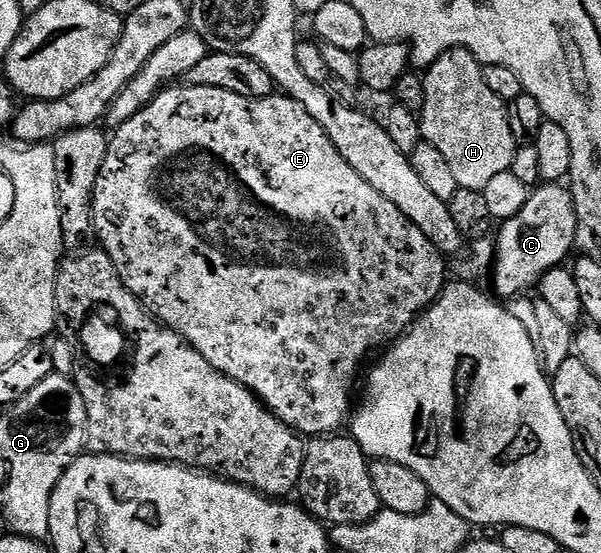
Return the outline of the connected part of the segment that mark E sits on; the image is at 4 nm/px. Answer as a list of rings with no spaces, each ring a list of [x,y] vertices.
[[[174,84],[160,91],[147,106],[143,106],[140,112],[136,112],[136,116],[132,116],[132,120],[128,120],[123,126],[117,127],[113,131],[108,156],[104,160],[104,168],[100,170],[100,180],[96,184],[94,193],[94,233],[97,245],[105,250],[112,260],[119,280],[126,285],[128,292],[132,292],[138,297],[139,302],[153,317],[157,318],[163,326],[175,330],[187,344],[196,348],[196,352],[200,352],[200,356],[204,356],[204,360],[208,360],[208,364],[212,364],[214,368],[224,372],[232,380],[244,384],[280,421],[288,424],[303,436],[330,436],[341,431],[345,422],[347,425],[352,414],[350,397],[354,394],[354,381],[357,380],[358,373],[362,370],[362,361],[377,346],[385,347],[401,338],[406,333],[406,329],[418,319],[418,315],[423,314],[442,295],[442,291],[448,285],[447,259],[434,247],[432,240],[428,240],[428,236],[424,236],[424,232],[420,232],[420,228],[416,228],[416,224],[412,224],[412,220],[408,220],[408,216],[404,216],[404,212],[400,212],[400,208],[396,208],[396,204],[392,204],[392,200],[380,196],[380,192],[376,192],[376,188],[372,188],[372,184],[368,184],[368,180],[364,180],[357,174],[356,168],[352,168],[352,164],[348,164],[348,160],[344,160],[344,156],[340,156],[340,152],[336,152],[336,144],[332,144],[332,140],[328,140],[328,132],[324,132],[324,128],[320,128],[320,124],[316,124],[316,120],[312,120],[312,116],[299,102],[278,92],[271,98],[249,98],[248,96],[236,96],[236,92],[228,92],[224,88],[200,88],[189,84]]]

